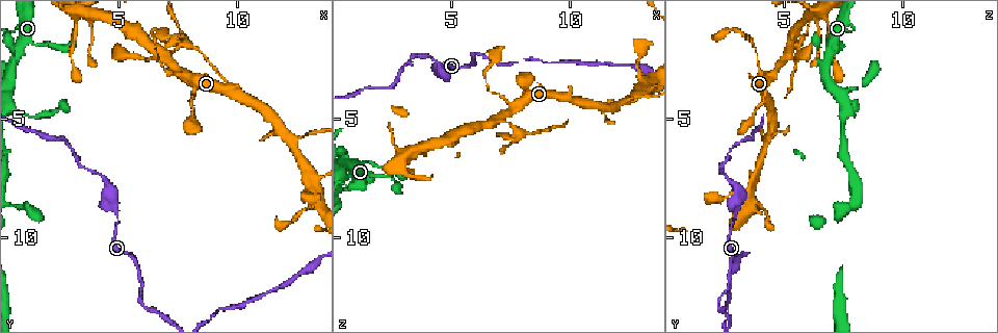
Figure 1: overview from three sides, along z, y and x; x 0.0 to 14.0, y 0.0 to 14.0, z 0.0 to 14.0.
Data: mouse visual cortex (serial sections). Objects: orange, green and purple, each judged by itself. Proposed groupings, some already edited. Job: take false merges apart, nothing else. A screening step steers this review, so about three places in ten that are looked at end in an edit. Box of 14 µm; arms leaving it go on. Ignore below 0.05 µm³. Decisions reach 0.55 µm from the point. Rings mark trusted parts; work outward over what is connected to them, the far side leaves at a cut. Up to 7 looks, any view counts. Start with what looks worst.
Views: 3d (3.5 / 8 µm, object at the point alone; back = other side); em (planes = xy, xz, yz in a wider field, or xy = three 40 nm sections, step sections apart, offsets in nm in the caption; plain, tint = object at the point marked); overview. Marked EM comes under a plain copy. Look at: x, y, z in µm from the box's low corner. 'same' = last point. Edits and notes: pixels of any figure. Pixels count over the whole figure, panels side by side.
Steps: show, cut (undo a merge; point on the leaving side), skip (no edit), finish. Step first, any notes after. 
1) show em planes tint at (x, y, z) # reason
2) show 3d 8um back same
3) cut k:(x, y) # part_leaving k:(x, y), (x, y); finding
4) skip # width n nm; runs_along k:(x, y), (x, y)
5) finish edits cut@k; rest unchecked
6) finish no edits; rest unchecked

show 3d 8um at (7.2, 2.5, 4.9) # abrupt turn

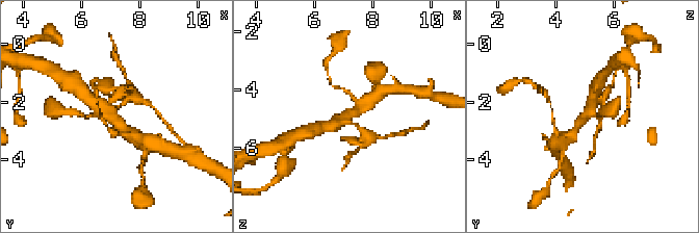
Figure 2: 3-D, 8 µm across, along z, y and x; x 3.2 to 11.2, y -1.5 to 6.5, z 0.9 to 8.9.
show em xy step 1 tint at (7.1, 2.5, 5.0) # arms 3; arm_widths 100, 300, 400 nm; need the tissue

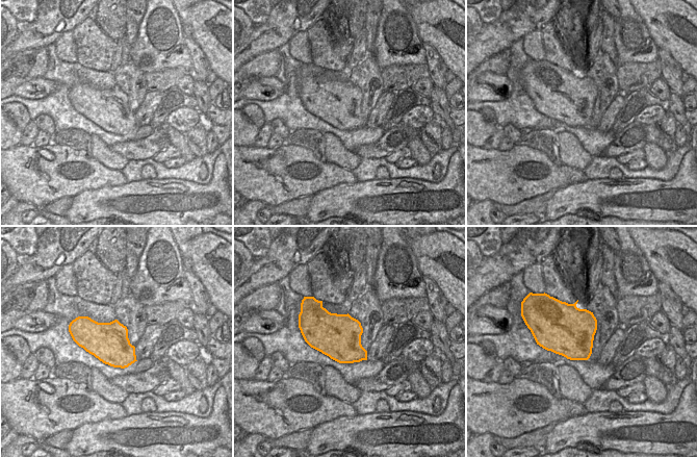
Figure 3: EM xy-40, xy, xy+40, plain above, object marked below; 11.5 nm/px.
cut 2:(120, 93) # part_leaving 2:(120, 107), (137, 99), (154, 108); two cells meet here

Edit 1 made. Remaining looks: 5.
show overview

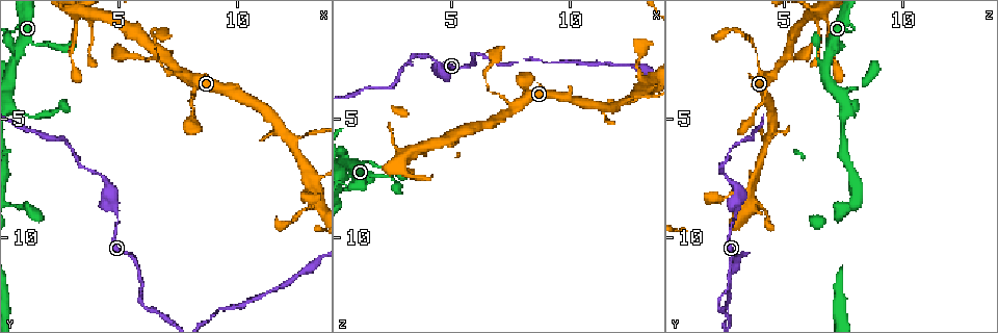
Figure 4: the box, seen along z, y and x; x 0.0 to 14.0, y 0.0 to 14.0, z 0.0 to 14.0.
show em xy step 2 tint at (6.0, 12.8, 2.2) # sharp bend

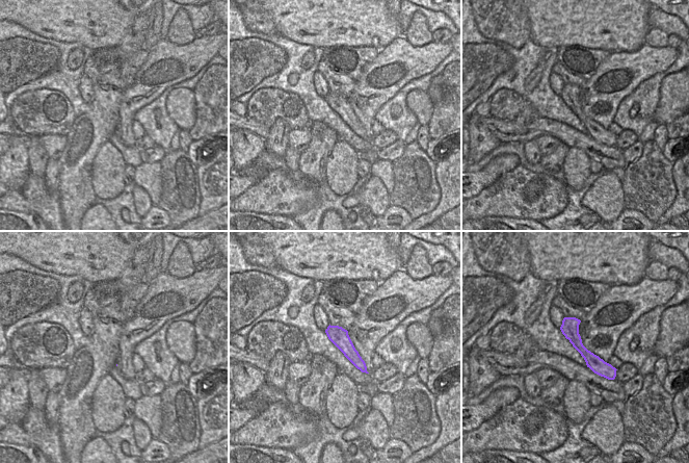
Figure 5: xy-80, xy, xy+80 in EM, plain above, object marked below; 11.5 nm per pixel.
show 3d 3.5um same # wider look

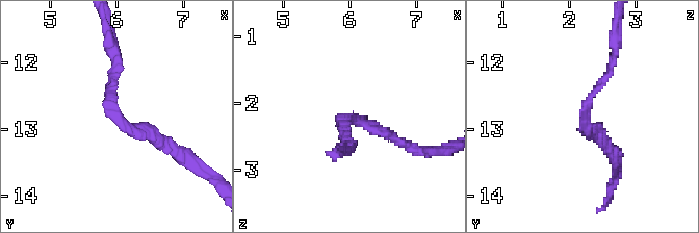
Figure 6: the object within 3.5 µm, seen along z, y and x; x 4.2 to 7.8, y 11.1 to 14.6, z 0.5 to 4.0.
skip # arm_widths 150, 150 nm; runs_along 5:(566, 319), (578, 345), (611, 377); continuous, no second cell

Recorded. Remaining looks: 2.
show 3d 3.5um at (4.7, 8.6, 3.1) # arms part here

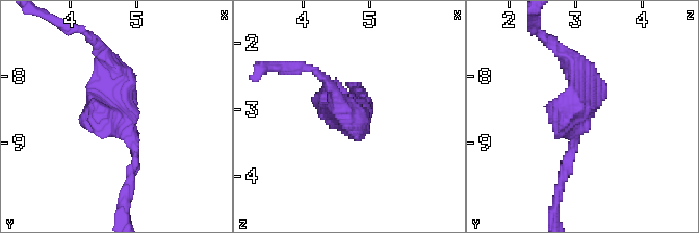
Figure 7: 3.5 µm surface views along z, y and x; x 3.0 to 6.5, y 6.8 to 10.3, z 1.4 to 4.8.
show em xy step 3 tint at (4.75, 8.60, 3.10) # now the EM

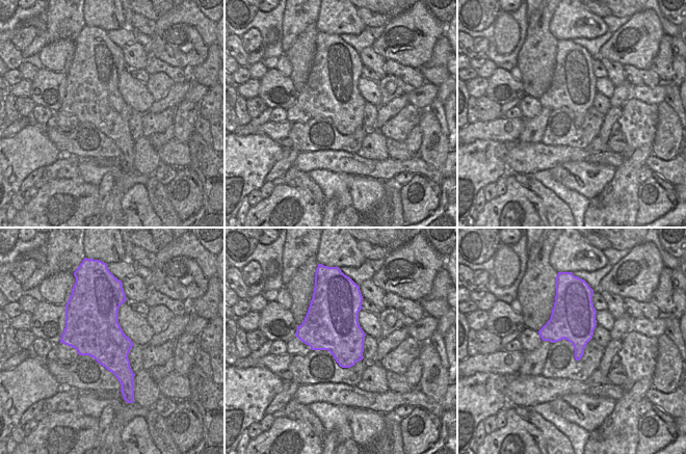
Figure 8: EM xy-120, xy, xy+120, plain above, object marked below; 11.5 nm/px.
skip # runs_along 7:(131, 178), (134, 143), (102, 53); one cell here

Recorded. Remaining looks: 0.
finish edits cut@2; rest unchecked

